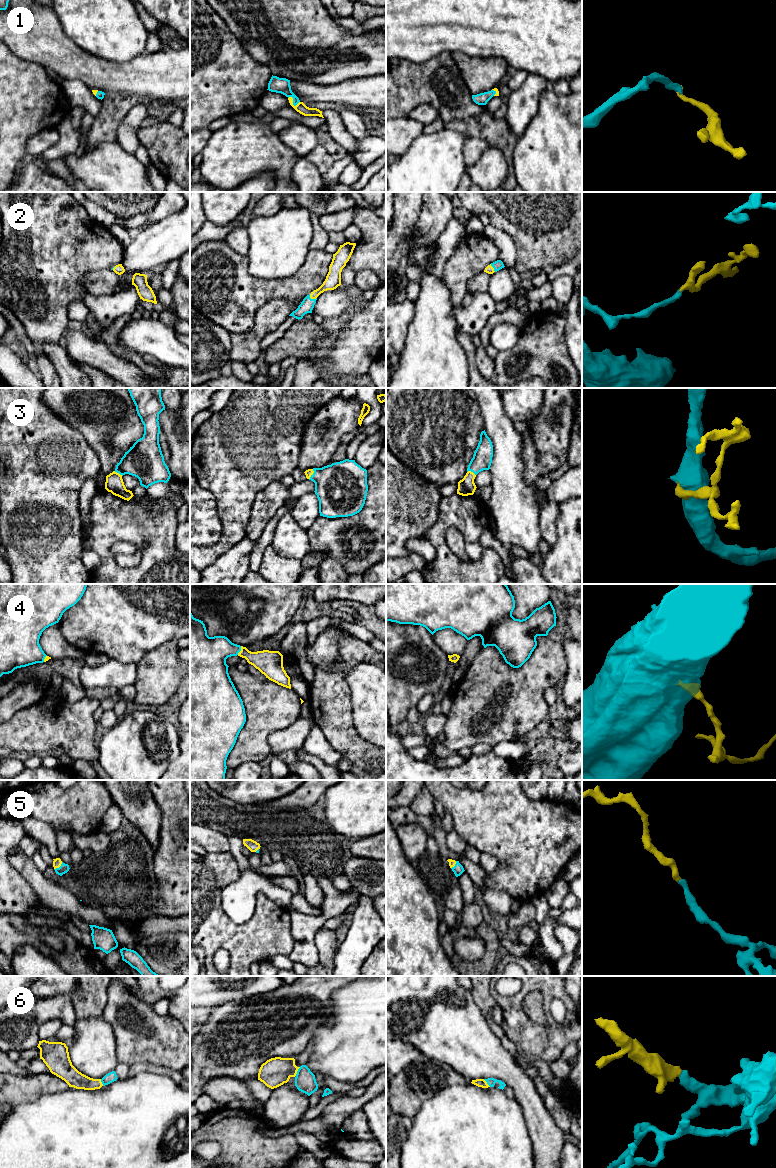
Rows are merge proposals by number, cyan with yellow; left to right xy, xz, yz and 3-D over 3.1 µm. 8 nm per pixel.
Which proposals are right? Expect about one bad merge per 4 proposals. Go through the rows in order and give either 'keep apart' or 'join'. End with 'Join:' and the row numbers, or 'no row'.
1: join
2: join
3: join
4: join
5: join
6: join
Join: 1, 2, 3, 4, 5, 6

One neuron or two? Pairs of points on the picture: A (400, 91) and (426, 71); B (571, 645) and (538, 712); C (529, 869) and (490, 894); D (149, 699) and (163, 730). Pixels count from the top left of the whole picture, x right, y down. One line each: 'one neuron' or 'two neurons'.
A: one neuron
B: two neurons
C: two neurons
D: two neurons

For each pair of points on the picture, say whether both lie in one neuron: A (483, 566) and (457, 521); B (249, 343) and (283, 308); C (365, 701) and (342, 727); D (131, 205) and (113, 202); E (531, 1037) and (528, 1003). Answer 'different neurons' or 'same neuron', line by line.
A: same neuron
B: same neuron
C: different neurons
D: same neuron
E: different neurons

